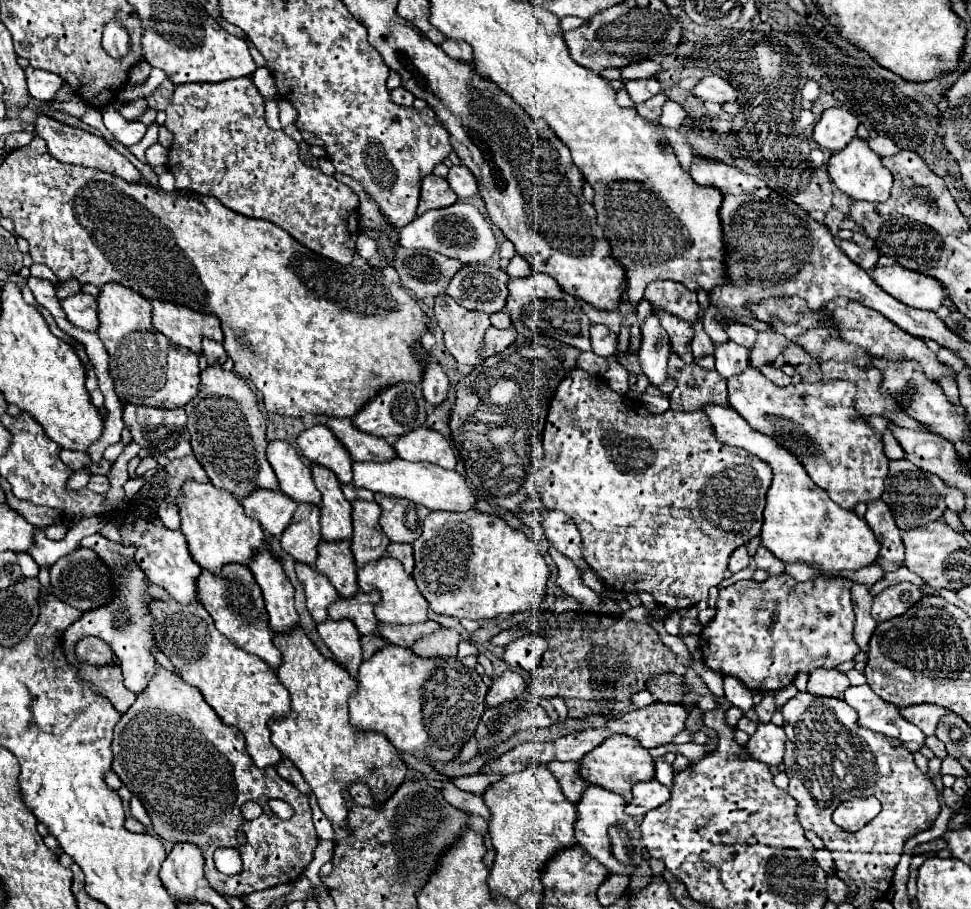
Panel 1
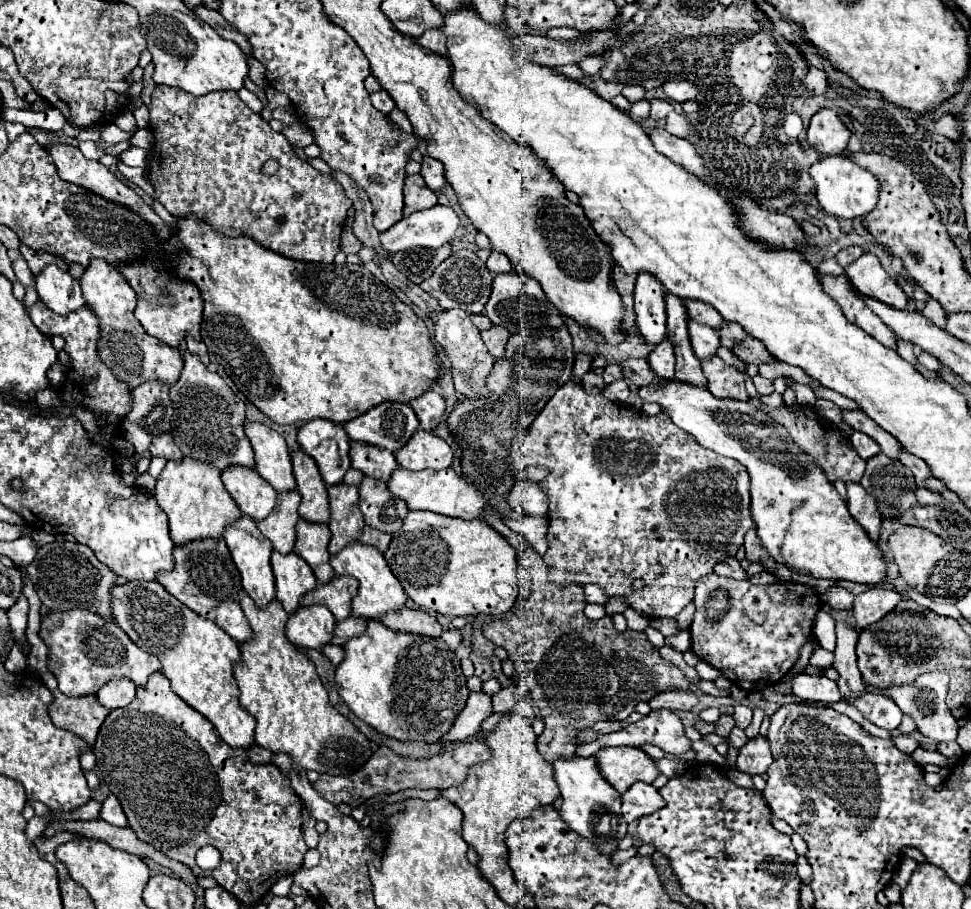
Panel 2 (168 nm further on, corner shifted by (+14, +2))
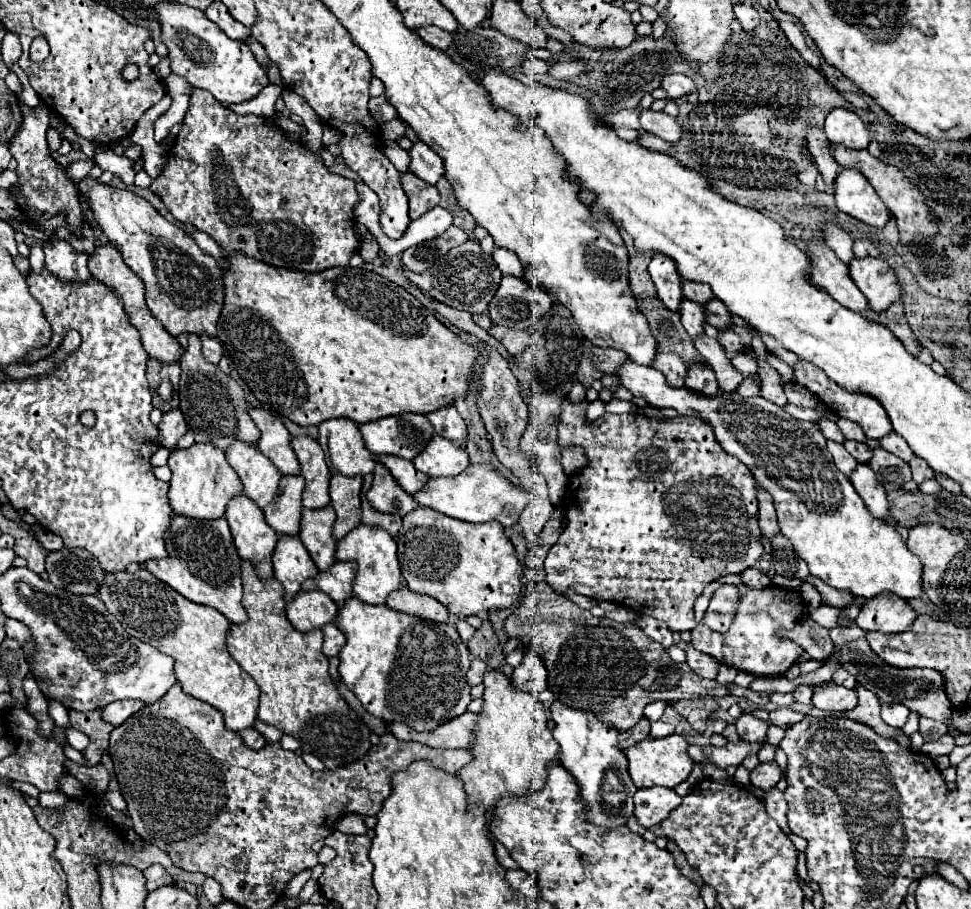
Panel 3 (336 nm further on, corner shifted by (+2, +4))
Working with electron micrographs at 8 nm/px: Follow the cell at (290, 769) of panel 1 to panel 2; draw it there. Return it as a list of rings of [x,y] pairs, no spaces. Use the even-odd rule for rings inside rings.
[[[254,744],[254,748],[248,750],[248,758],[250,758],[254,764],[268,764],[268,762],[272,762],[274,754],[272,754],[270,750],[266,750],[266,748]]]

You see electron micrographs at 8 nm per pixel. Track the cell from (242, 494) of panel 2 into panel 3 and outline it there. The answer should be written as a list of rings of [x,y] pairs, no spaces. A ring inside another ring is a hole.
[[[232,442],[226,450],[226,460],[240,476],[248,498],[252,498],[260,508],[274,500],[282,474],[254,444]]]

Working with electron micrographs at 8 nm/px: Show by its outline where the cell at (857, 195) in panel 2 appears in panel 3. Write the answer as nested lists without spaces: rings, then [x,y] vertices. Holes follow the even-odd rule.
[[[842,170],[838,174],[834,198],[840,212],[846,212],[868,226],[884,228],[890,220],[890,210],[858,170]]]

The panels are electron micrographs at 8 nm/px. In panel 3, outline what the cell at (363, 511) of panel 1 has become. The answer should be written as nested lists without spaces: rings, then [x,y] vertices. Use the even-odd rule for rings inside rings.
[[[336,474],[330,480],[330,498],[332,506],[336,510],[336,522],[332,536],[336,540],[344,538],[352,528],[360,524],[360,490],[362,490],[362,476],[350,476]]]

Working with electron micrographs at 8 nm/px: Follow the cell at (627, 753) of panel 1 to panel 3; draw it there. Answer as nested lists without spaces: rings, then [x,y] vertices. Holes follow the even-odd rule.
[[[672,734],[672,736],[666,736],[662,740],[654,740],[654,738],[648,738],[648,740],[642,740],[634,746],[630,746],[626,752],[626,758],[628,758],[628,772],[634,780],[634,784],[638,788],[652,788],[652,786],[666,786],[666,788],[676,788],[678,784],[682,784],[690,772],[692,772],[692,766],[694,766],[694,760],[690,758],[688,754],[688,740],[684,736],[678,736],[678,734]]]

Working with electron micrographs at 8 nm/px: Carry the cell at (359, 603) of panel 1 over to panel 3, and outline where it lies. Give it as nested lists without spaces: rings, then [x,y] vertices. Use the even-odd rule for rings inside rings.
[[[336,560],[334,566],[326,572],[318,572],[312,580],[308,580],[314,588],[326,592],[338,606],[342,606],[348,598],[352,598],[352,582],[356,576],[356,568],[352,562]]]

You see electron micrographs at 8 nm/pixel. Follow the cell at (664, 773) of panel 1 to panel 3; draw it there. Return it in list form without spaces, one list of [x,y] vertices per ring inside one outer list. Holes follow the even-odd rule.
[[[652,722],[652,732],[650,732],[652,738],[664,738],[664,736],[670,736],[670,734],[674,734],[674,726],[672,724]]]

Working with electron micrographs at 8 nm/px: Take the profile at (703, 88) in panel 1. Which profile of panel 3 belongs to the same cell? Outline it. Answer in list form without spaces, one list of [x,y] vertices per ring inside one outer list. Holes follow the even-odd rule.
[[[666,74],[662,78],[662,88],[668,92],[672,100],[680,100],[690,92],[696,92],[696,84],[684,74]]]

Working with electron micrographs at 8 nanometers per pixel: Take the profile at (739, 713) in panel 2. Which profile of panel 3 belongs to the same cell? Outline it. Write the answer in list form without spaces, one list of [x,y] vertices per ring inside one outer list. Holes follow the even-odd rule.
[[[742,714],[738,720],[736,720],[736,730],[740,734],[740,738],[746,742],[762,742],[766,738],[766,730],[768,730],[768,724],[764,720],[758,720],[756,716],[752,714]]]

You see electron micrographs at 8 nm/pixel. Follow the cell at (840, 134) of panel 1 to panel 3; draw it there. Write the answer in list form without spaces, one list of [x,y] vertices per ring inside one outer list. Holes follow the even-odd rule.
[[[834,108],[824,122],[824,132],[830,142],[844,144],[852,150],[864,150],[872,142],[870,132],[866,130],[864,122],[850,110]]]

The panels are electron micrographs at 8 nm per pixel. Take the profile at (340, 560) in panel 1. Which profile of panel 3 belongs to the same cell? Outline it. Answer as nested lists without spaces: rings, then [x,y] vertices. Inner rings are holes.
[[[332,506],[302,510],[300,520],[300,540],[310,552],[318,570],[328,570],[336,560],[336,540],[332,538],[332,526],[336,522],[336,514]]]

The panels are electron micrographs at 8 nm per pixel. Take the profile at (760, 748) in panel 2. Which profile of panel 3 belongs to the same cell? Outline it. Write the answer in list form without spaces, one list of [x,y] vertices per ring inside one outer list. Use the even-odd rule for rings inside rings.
[[[768,762],[768,764],[758,764],[750,772],[750,782],[752,782],[752,786],[768,792],[780,782],[780,776],[782,776],[782,772],[776,766],[776,762]]]

